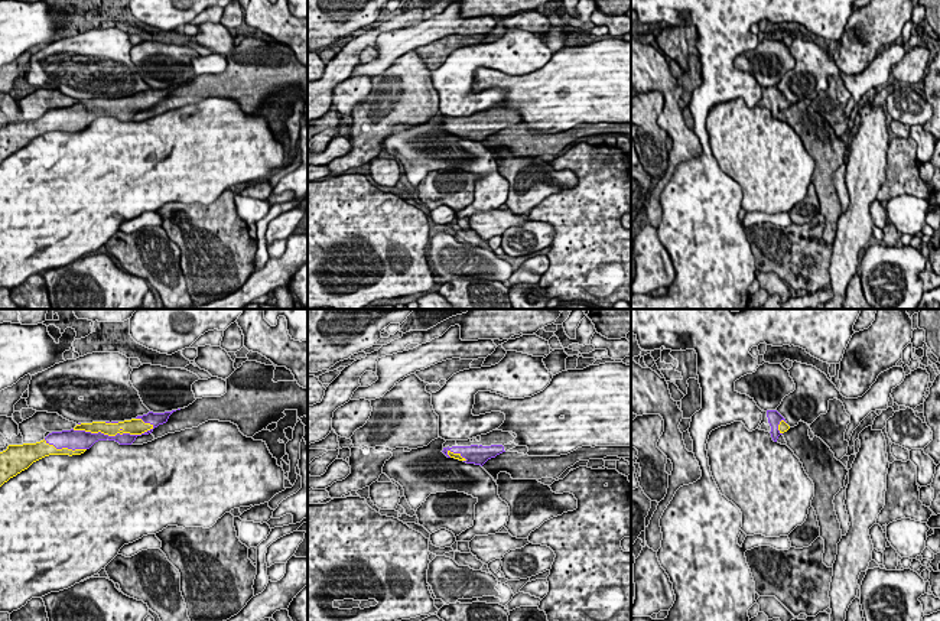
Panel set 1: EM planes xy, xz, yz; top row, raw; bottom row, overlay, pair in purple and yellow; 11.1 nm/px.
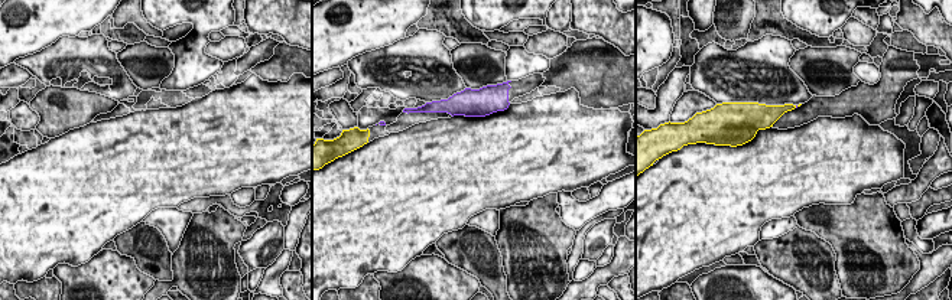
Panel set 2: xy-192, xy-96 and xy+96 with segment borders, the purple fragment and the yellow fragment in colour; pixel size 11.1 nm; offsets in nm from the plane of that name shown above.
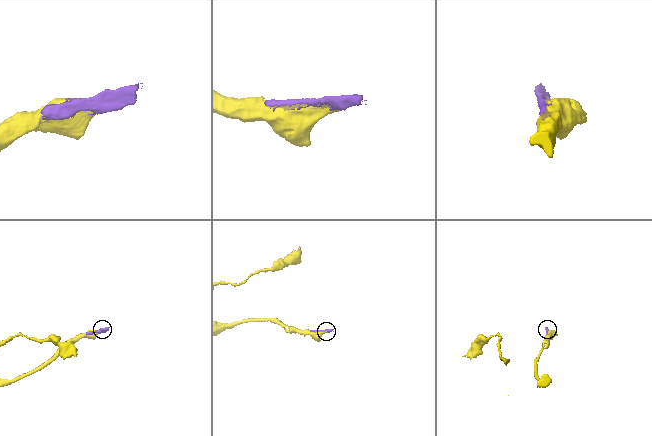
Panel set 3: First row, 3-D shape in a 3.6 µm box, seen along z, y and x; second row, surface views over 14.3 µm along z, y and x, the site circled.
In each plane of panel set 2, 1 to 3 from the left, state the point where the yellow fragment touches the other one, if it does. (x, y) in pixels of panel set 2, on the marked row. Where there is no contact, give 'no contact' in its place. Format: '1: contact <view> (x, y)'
1: no contact
2: no contact
3: no contact

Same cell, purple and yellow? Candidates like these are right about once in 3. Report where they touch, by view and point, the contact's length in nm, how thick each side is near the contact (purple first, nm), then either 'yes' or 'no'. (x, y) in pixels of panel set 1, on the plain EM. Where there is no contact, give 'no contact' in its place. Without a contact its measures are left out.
xy (113, 113) | 900 nm | 130/160 nm | yes

